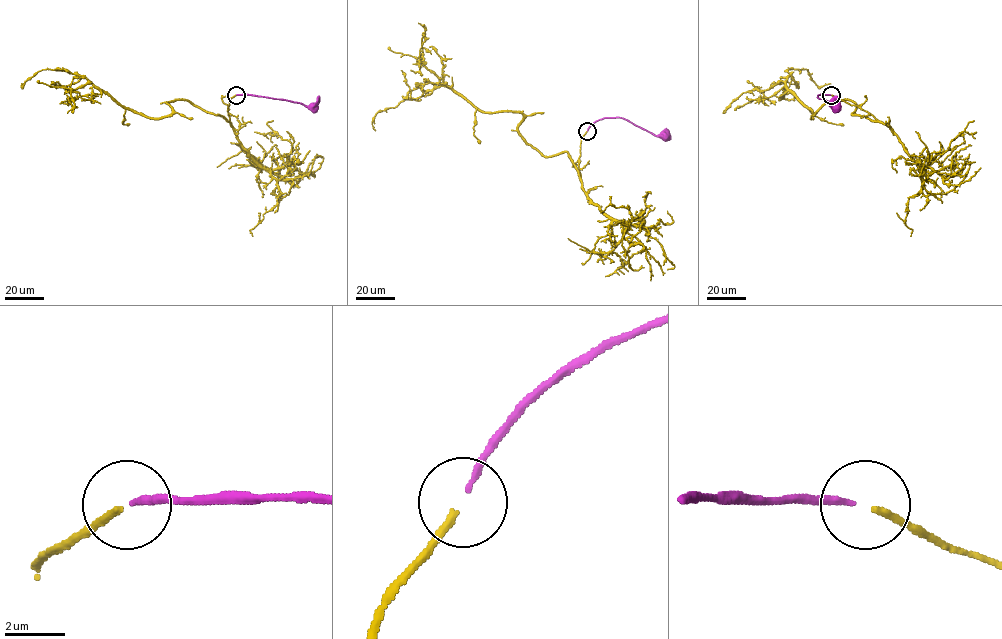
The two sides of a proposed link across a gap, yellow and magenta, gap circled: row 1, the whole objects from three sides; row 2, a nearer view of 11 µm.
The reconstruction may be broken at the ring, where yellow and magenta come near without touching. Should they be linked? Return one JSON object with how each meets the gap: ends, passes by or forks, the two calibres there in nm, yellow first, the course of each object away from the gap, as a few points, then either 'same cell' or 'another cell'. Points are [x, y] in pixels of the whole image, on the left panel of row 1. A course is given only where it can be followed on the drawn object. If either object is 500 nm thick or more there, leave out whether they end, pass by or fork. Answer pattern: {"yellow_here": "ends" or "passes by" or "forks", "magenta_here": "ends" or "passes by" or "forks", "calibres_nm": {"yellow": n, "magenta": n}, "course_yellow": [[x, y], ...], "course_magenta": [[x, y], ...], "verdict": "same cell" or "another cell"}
{"yellow_here": "ends", "magenta_here": "ends", "calibres_nm": {"yellow": 240, "magenta": 190}, "course_yellow": [[235, 95], [228, 121], [178, 100], [166, 103], [172, 113], [151, 118], [64, 69], [38, 71], [24, 83]], "course_magenta": [[236, 95], [283, 99], [313, 106]], "verdict": "same cell"}

